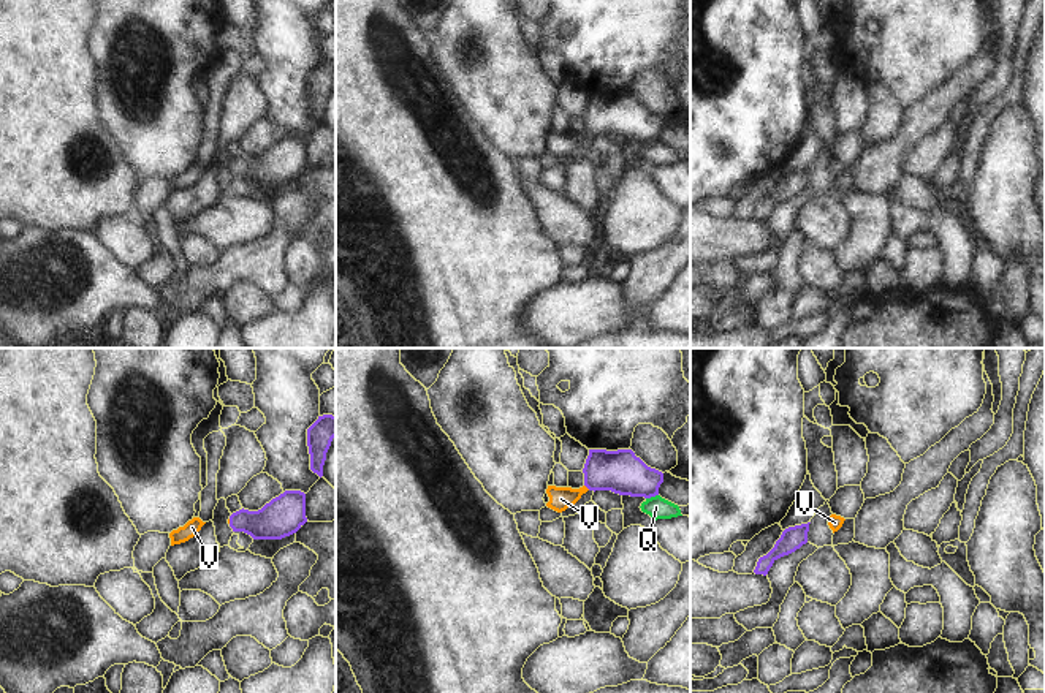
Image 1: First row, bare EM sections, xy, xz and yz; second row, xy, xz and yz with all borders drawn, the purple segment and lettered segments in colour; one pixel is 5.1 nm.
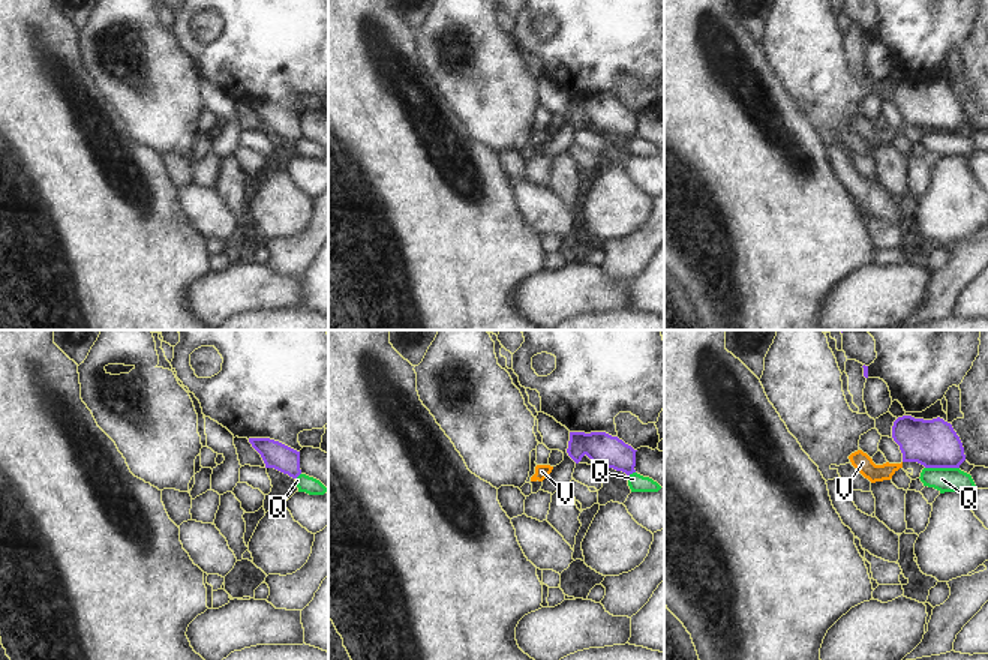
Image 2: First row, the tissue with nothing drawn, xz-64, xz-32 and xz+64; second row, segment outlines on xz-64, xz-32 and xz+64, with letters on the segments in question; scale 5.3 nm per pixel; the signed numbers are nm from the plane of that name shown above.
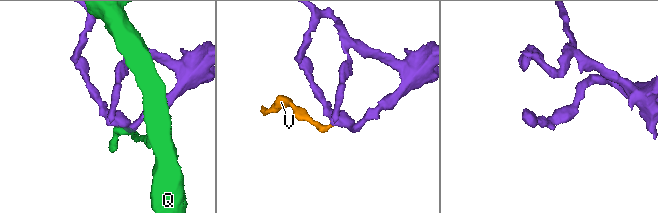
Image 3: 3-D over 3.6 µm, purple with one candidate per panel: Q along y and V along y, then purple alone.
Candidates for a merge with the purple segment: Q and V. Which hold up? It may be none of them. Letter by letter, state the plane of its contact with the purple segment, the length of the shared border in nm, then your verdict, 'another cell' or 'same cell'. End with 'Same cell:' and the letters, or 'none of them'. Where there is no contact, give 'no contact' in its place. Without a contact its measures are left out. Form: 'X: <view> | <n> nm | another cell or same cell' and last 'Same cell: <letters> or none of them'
Q: xz | 70 nm | another cell
V: xz | 40 nm | same cell
Same cell: V

